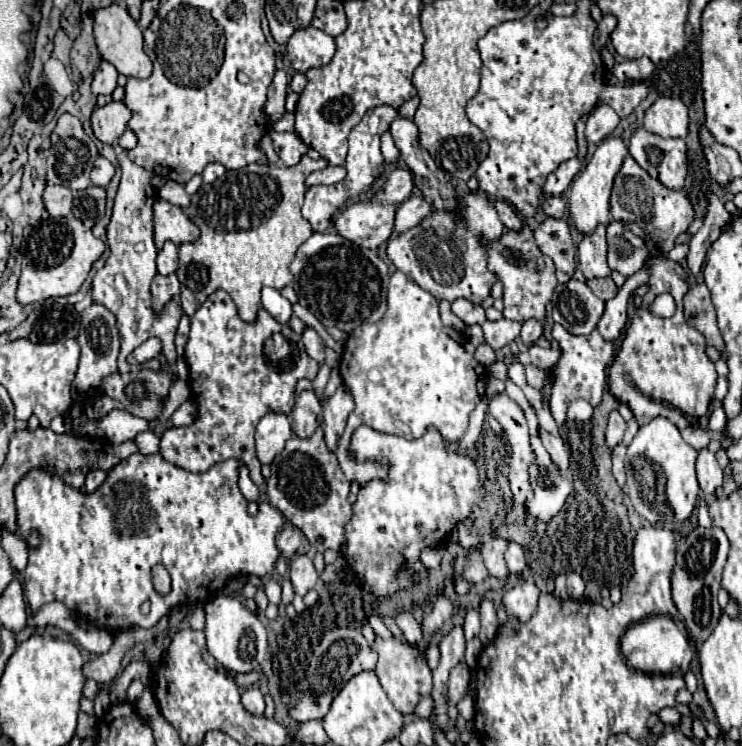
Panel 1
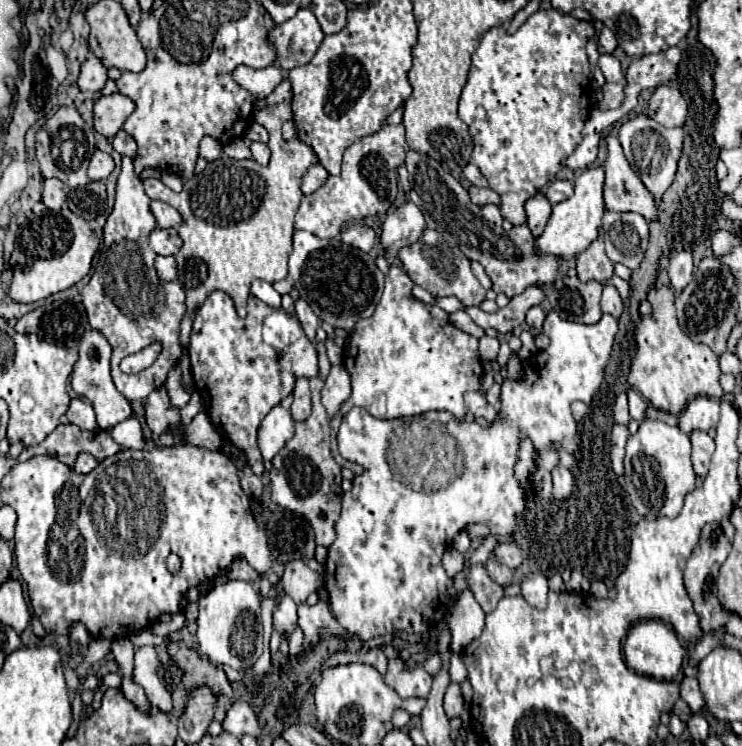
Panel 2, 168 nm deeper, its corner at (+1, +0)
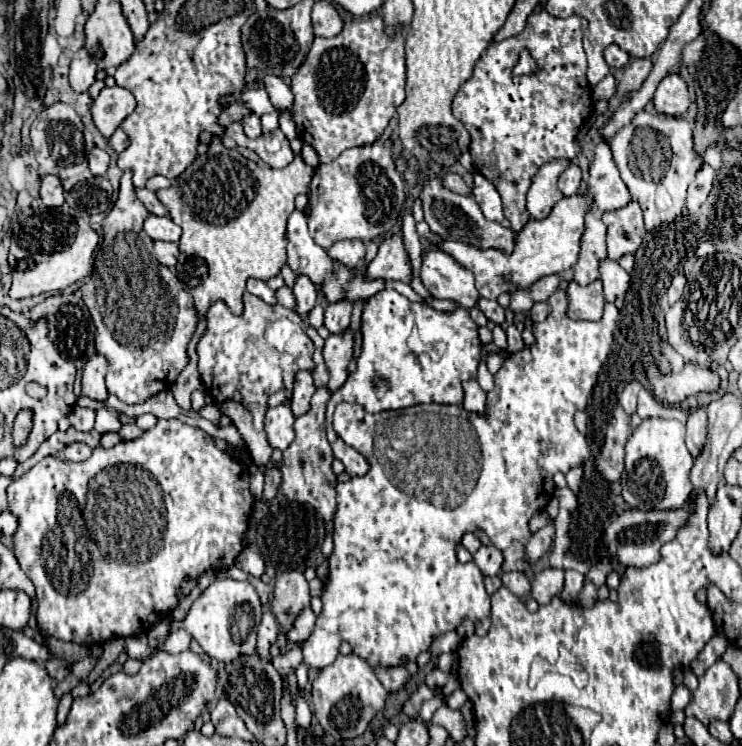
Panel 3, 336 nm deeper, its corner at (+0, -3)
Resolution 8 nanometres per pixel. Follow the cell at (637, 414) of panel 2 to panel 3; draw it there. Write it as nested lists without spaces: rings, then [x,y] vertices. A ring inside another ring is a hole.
[[[642,387],[640,393],[638,393],[636,413],[642,419],[646,419],[646,417],[666,417],[666,419],[678,419],[682,423],[686,423],[686,417],[688,417],[688,413],[682,411],[680,407],[660,403],[646,387]]]

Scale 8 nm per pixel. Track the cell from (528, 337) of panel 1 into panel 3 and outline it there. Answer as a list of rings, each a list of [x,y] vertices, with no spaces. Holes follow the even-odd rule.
[[[534,303],[534,307],[530,309],[530,317],[532,321],[544,321],[550,313],[550,305],[548,303]]]

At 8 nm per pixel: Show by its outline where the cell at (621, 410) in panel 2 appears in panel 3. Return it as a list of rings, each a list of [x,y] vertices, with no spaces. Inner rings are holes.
[[[632,381],[632,383],[628,383],[626,387],[624,387],[624,391],[620,393],[620,405],[626,409],[626,413],[628,415],[632,415],[634,411],[636,411],[636,395],[638,395],[638,391],[640,391],[640,383],[638,381]]]

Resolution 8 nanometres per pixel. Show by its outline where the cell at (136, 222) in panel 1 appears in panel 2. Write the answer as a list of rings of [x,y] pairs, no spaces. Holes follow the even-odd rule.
[[[123,156],[123,170],[117,178],[117,196],[113,212],[109,214],[105,228],[103,228],[103,242],[105,252],[99,260],[97,270],[93,272],[91,280],[83,286],[83,306],[93,328],[99,328],[109,344],[113,346],[111,356],[111,376],[117,390],[129,402],[143,402],[153,390],[165,384],[167,372],[177,366],[181,356],[179,346],[179,324],[185,312],[185,292],[163,292],[163,284],[155,272],[155,252],[149,250],[149,234],[155,230],[157,222],[149,210],[149,196],[143,190],[141,180],[133,170],[133,160]],[[153,340],[163,344],[163,352],[155,360],[153,366],[141,370],[139,374],[123,374],[119,370],[119,362],[143,350]]]

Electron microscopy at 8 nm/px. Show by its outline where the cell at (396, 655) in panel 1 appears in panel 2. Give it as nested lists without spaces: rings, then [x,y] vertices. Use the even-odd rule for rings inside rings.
[[[391,658],[385,674],[385,682],[401,696],[401,698],[427,698],[431,690],[431,674],[415,664],[407,670],[401,658]]]

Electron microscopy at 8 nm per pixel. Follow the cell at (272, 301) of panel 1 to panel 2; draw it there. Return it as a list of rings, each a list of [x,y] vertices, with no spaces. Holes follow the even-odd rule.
[[[255,280],[251,284],[251,294],[271,308],[281,308],[281,296],[275,292],[273,284],[269,284],[265,280]]]

